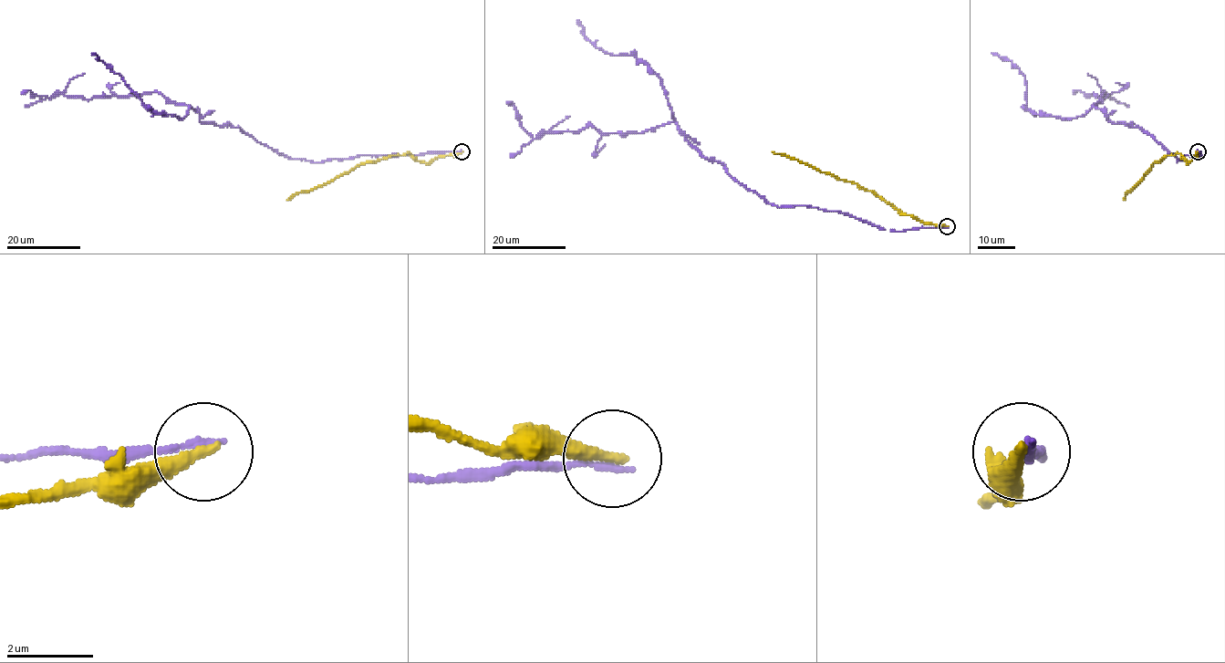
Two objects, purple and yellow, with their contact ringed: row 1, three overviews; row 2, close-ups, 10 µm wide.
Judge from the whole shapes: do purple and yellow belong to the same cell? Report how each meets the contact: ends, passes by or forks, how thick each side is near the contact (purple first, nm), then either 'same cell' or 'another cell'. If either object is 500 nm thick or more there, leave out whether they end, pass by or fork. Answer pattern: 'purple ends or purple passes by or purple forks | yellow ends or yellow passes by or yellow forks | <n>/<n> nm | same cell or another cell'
purple ends | yellow ends | 170/320 nm | another cell

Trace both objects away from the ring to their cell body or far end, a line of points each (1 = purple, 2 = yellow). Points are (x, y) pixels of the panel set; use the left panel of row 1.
1: (461, 150), (311, 162), (279, 155), (239, 128), (202, 123), (189, 106), (156, 92), (91, 99), (22, 94)
2: (461, 151), (439, 156), (425, 163), (416, 160), (410, 154), (371, 160), (313, 189), (295, 193), (287, 200)

